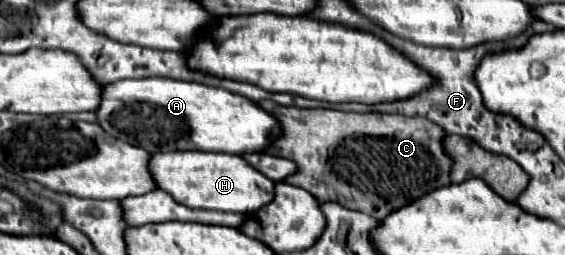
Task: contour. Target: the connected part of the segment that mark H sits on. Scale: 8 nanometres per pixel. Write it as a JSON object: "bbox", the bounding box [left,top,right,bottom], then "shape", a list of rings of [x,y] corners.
{"bbox":[149,151,275,215],"shape":[[[171,151],[155,153],[149,165],[157,185],[173,195],[175,201],[193,209],[213,209],[249,215],[273,199],[275,181],[257,173],[241,155],[201,153],[201,151]]]}

